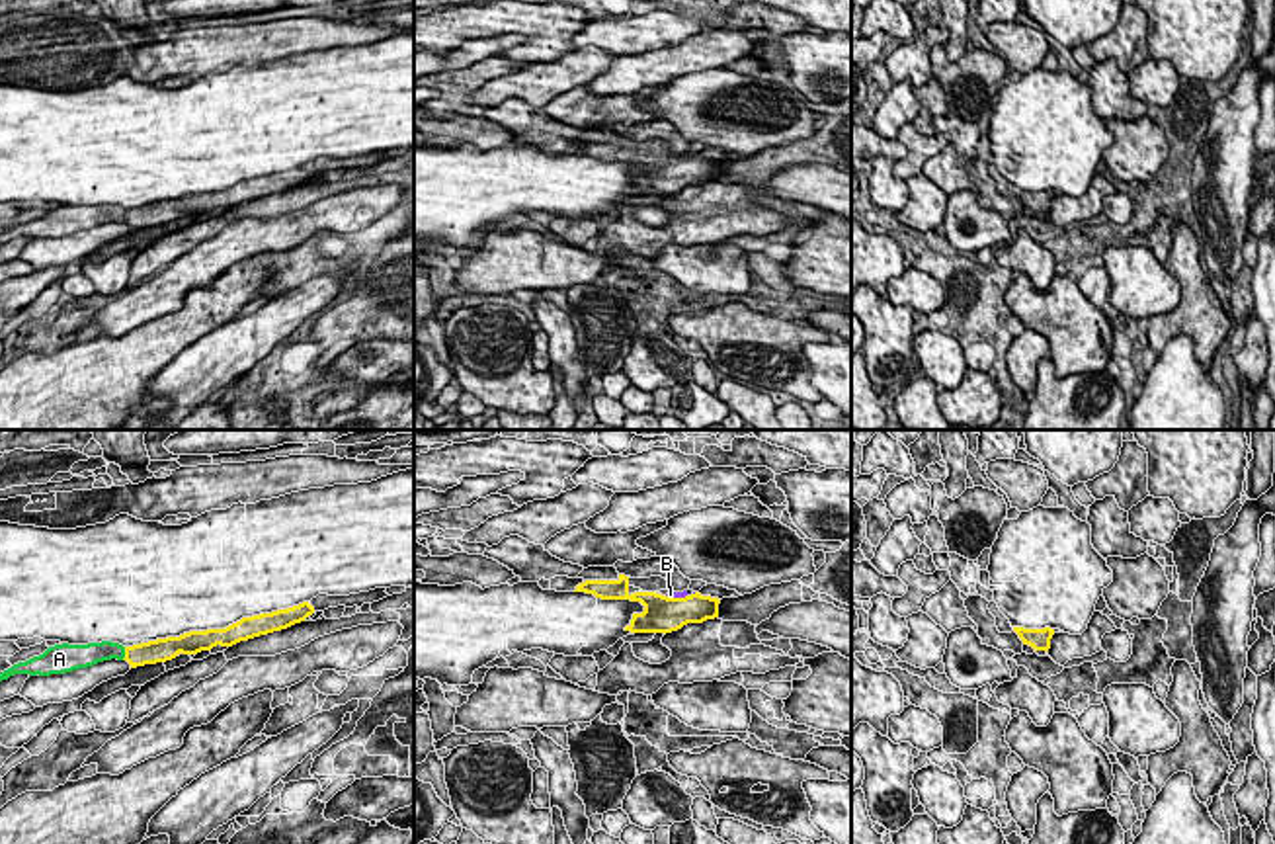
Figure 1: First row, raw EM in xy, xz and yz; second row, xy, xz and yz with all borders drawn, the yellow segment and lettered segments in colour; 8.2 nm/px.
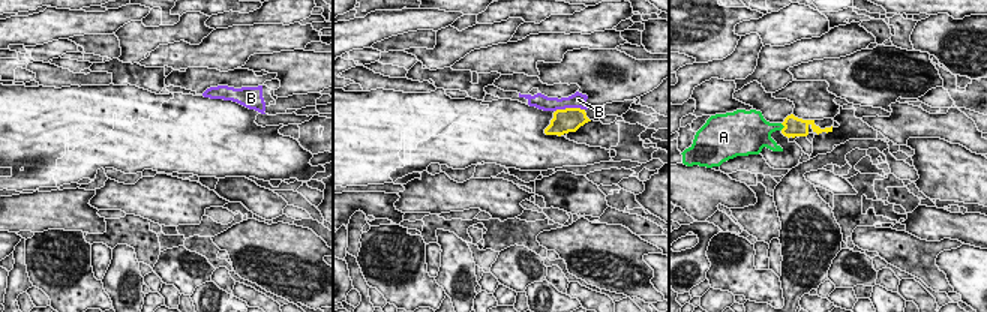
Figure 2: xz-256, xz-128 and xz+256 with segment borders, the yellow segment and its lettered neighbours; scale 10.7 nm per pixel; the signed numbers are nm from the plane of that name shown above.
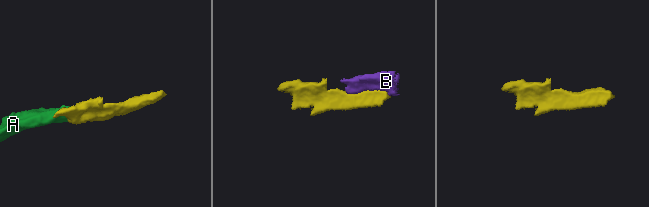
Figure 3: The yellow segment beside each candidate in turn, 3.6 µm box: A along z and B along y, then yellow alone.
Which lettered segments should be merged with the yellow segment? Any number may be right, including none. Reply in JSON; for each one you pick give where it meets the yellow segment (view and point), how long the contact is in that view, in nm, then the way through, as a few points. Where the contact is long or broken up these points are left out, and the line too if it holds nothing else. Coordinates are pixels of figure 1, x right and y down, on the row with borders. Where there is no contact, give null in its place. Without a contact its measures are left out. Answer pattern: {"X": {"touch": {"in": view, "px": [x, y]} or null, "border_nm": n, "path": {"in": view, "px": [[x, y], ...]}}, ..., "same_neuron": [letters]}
{"A": {"touch": {"in": "xy", "px": [125, 653]}, "border_nm": 120}, "B": {"touch": {"in": "xz", "px": [676, 598]}, "border_nm": 180}, "same_neuron": ["A", "B"]}

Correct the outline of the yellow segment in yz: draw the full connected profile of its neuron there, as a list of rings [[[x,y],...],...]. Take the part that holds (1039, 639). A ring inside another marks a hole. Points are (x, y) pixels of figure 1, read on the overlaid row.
[[[1013,627],[1013,631],[1019,635],[1023,645],[1033,647],[1035,651],[1047,651],[1050,649],[1050,639],[1054,635],[1054,629],[1025,629],[1025,627]]]

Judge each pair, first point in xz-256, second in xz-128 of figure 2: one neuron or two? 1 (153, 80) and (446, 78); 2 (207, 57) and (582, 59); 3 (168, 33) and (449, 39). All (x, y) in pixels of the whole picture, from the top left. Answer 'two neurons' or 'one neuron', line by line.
1: one neuron
2: two neurons
3: one neuron

